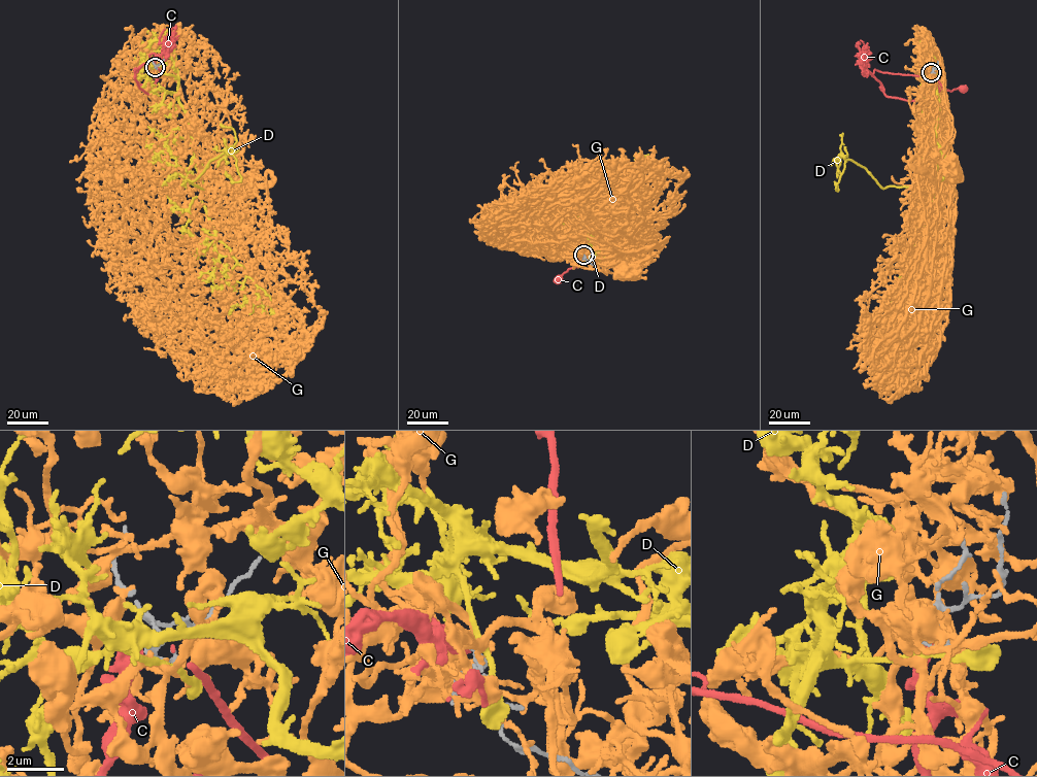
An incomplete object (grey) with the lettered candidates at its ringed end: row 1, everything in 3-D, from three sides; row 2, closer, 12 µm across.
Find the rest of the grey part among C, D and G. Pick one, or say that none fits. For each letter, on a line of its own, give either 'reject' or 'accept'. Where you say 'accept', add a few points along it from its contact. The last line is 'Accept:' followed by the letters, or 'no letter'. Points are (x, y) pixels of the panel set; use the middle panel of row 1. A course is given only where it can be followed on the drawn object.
C: reject
D: reject
G: reject
Accept: no letter

